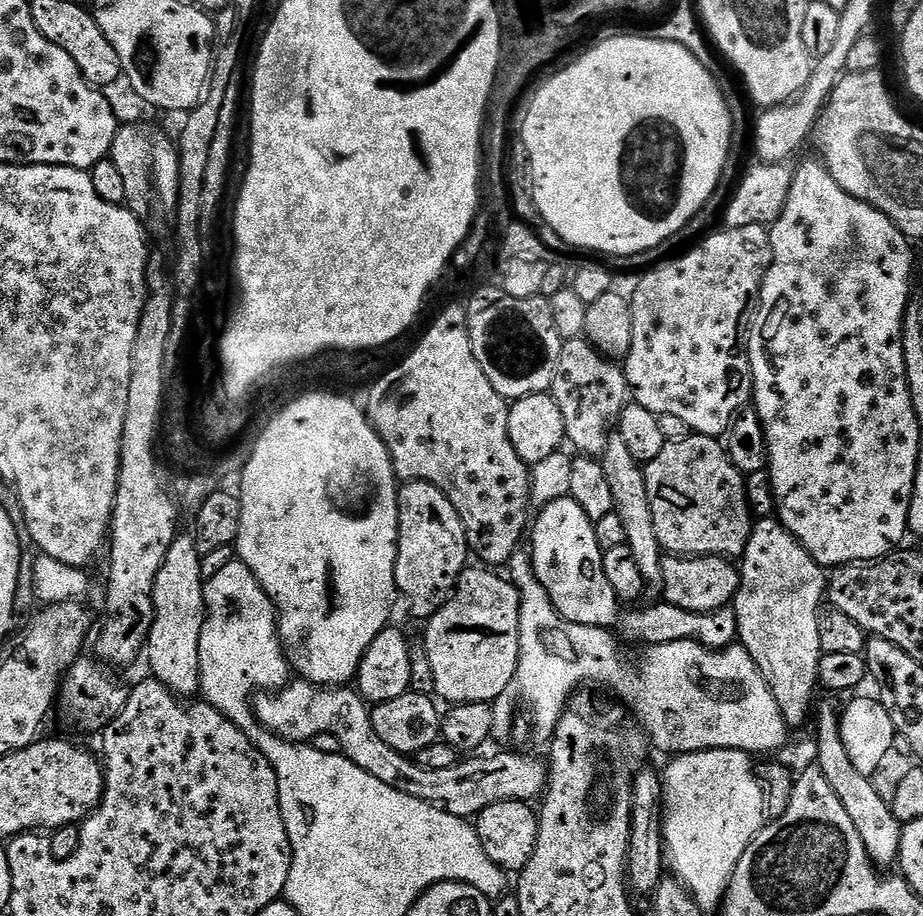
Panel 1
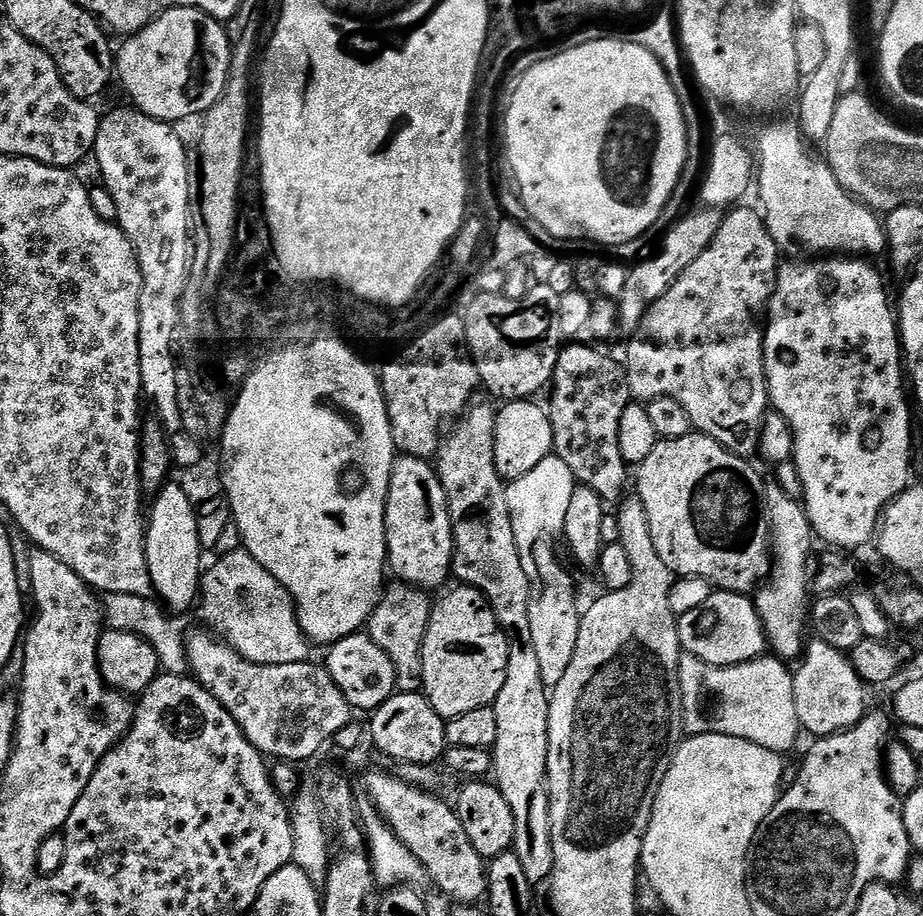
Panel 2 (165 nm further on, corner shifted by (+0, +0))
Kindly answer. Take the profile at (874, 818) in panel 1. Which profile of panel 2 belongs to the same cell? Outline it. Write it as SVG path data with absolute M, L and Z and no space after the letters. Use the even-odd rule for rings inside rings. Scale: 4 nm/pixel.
M819 638L809 639L804 645L803 653L795 665L794 707L798 710L800 727L816 738L833 736L835 732L845 732L866 714L864 708L864 679L852 665L849 653L835 648Z

